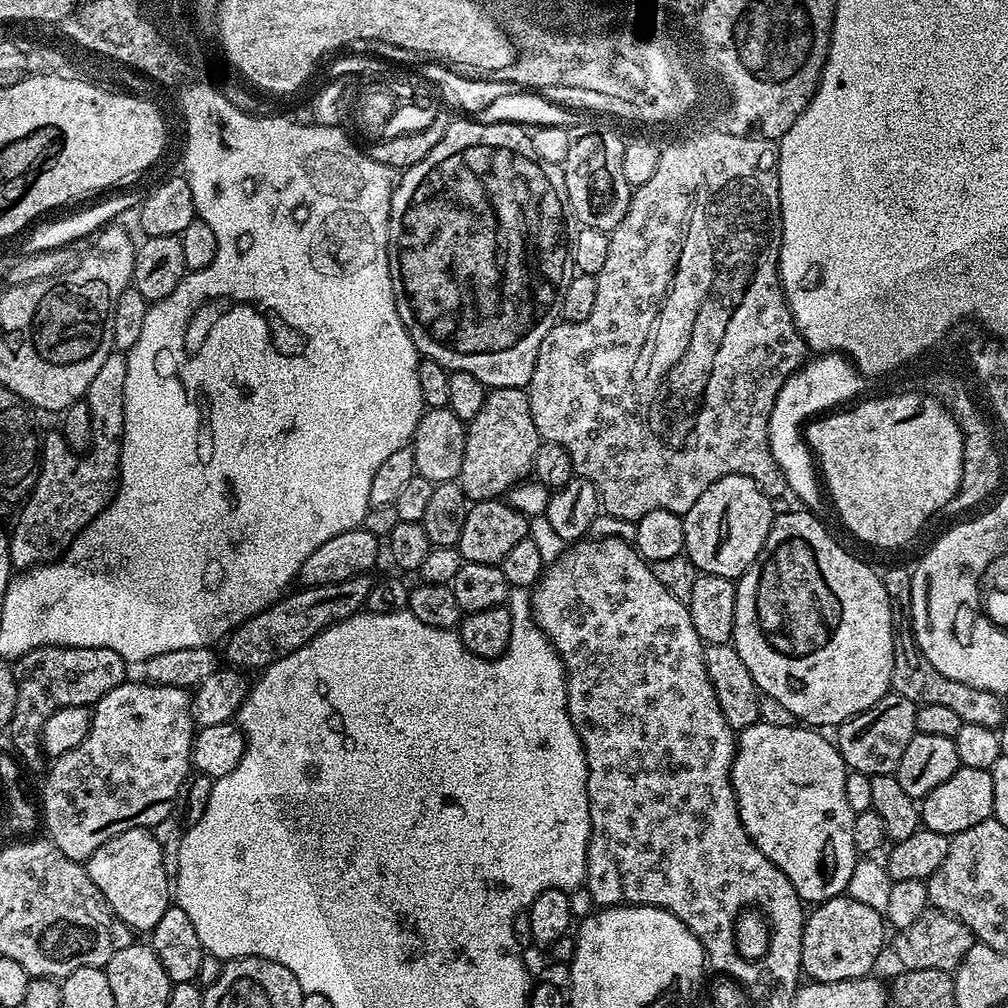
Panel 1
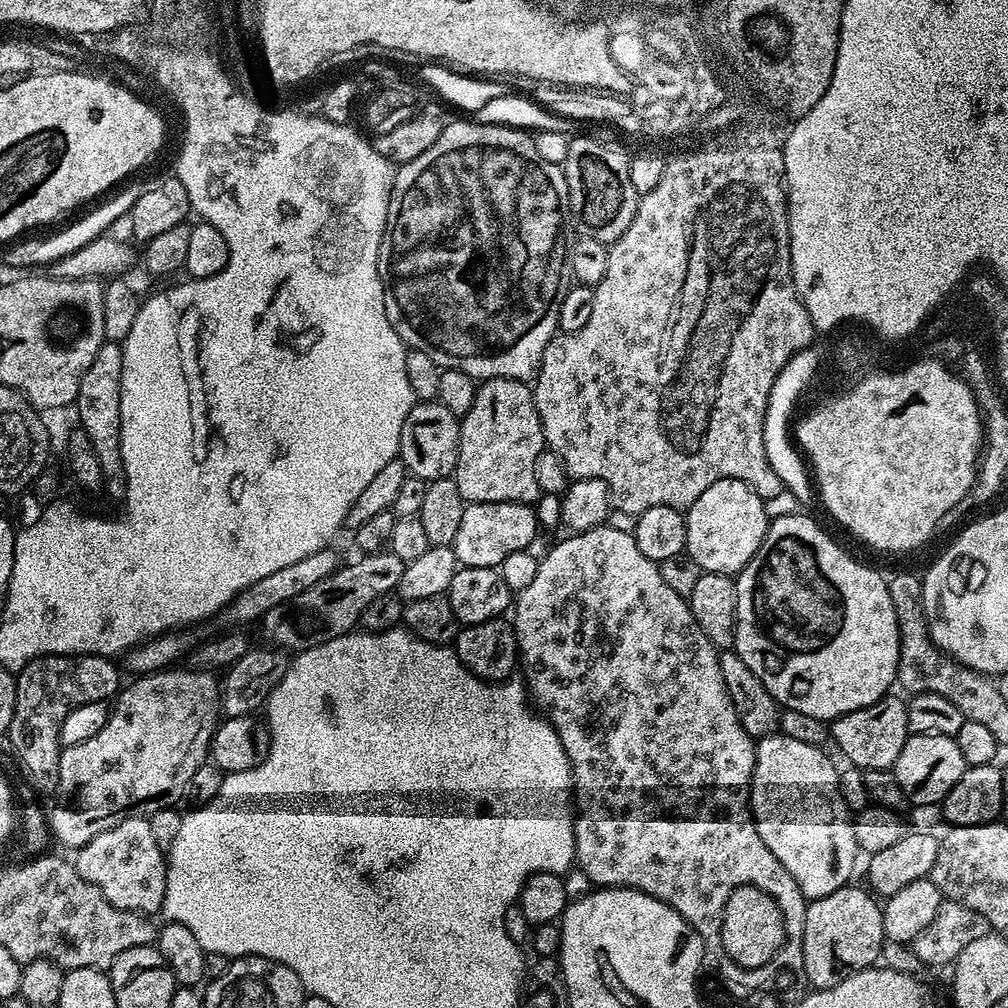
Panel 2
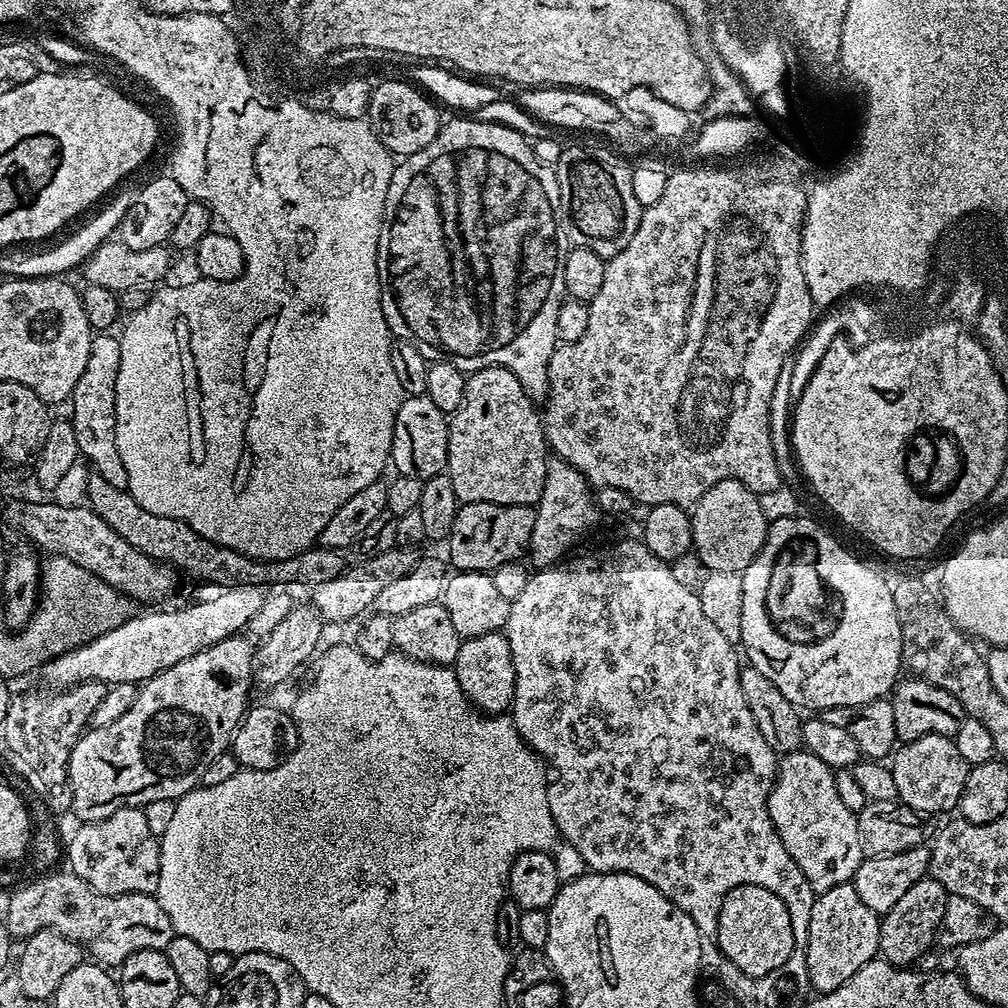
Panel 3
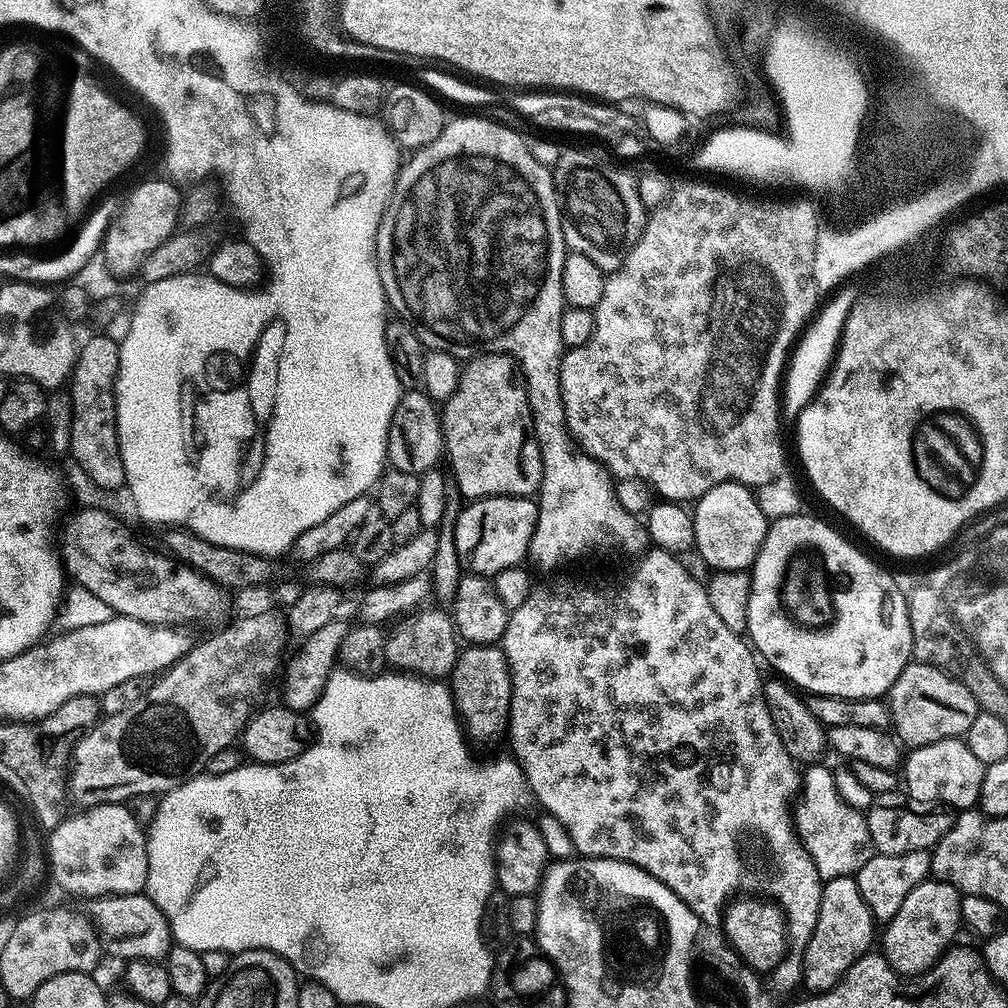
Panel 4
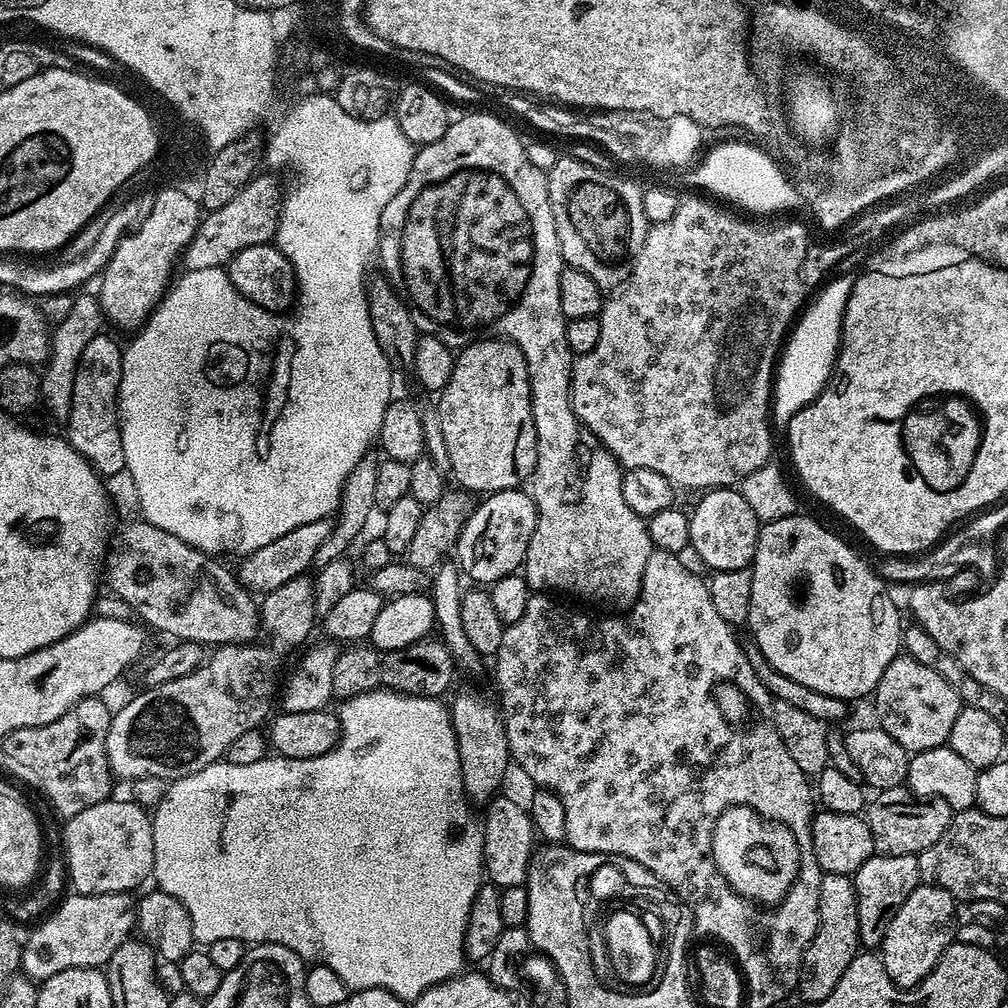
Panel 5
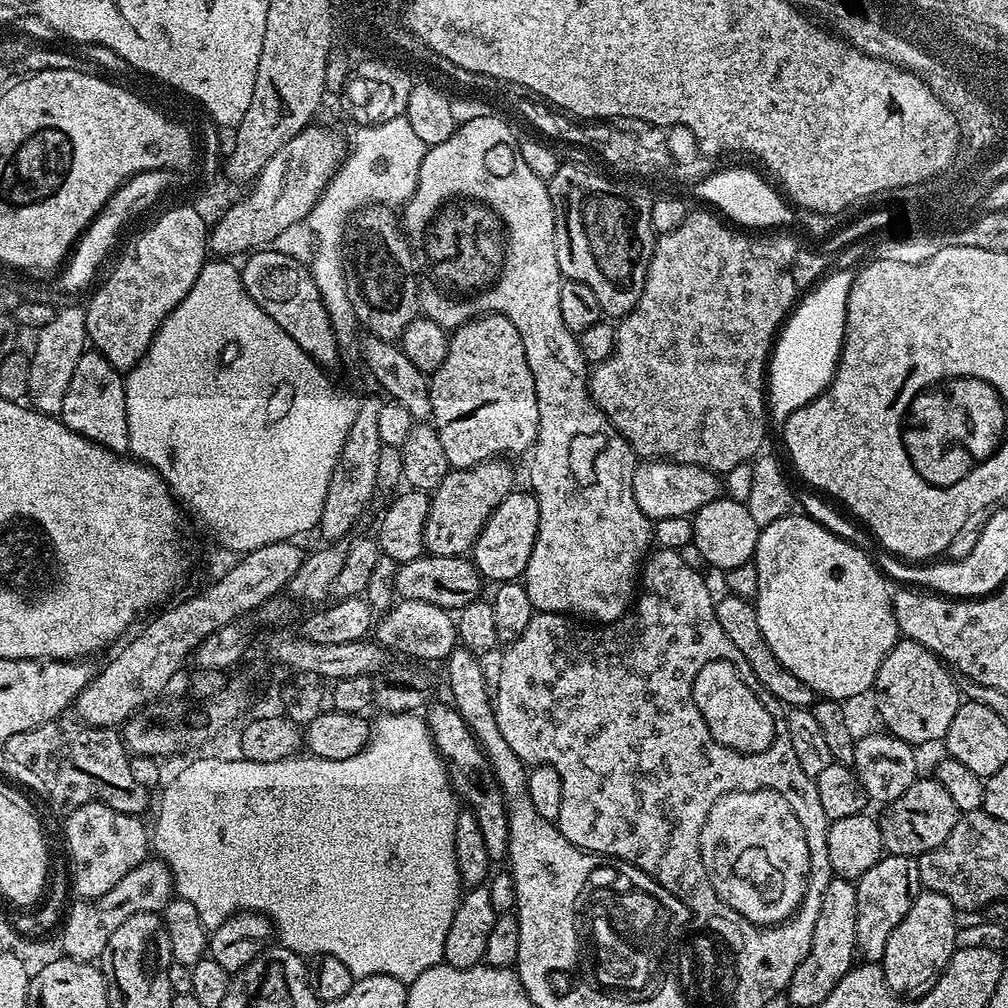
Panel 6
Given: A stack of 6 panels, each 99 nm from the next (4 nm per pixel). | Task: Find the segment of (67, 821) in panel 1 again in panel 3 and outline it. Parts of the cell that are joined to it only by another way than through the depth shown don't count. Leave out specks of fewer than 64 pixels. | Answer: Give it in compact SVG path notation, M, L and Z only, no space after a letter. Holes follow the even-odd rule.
M237 634L226 638L222 642L218 642L214 646L210 646L206 650L198 650L198 654L178 662L178 666L170 666L166 670L159 672L154 678L143 681L139 685L134 698L134 706L130 706L130 710L126 710L126 714L122 714L122 718L118 718L115 722L110 722L110 726L102 726L101 728L92 728L85 731L80 741L74 746L74 750L68 759L68 792L72 796L71 815L76 815L77 821L91 822L93 820L101 820L102 818L110 818L110 814L114 814L114 810L144 808L149 806L148 804L158 803L159 800L175 802L181 796L187 794L187 792L191 792L193 788L200 784L200 772L206 766L206 762L211 762L213 758L218 758L218 754L229 751L232 733L236 731L236 727L244 719L244 713L250 707L248 695L251 694L252 688L254 689L255 671L256 648L253 641Z

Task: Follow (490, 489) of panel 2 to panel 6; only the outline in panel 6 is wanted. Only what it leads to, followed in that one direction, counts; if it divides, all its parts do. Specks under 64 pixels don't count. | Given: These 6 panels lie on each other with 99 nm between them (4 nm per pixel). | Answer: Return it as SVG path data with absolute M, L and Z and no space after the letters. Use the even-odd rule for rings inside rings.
M485 314L455 329L448 342L446 362L442 362L438 371L431 373L429 396L432 403L430 420L438 438L442 438L442 450L446 450L446 458L453 469L473 468L484 460L513 458L519 452L527 453L535 445L538 434L538 398L526 350L522 346L522 334L518 334L510 318Z

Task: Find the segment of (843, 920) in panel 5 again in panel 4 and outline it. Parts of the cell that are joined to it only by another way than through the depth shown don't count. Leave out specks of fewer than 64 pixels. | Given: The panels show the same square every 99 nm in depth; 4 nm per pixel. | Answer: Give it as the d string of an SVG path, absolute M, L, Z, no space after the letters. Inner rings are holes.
M839 876L833 880L823 881L823 885L822 902L818 906L818 922L804 950L802 984L803 987L808 987L807 991L812 994L829 992L846 975L850 966L854 966L854 962L858 962L858 958L862 958L871 949L868 947L872 944L872 927L874 927L870 910L866 902L862 902L862 894L856 885L855 876Z

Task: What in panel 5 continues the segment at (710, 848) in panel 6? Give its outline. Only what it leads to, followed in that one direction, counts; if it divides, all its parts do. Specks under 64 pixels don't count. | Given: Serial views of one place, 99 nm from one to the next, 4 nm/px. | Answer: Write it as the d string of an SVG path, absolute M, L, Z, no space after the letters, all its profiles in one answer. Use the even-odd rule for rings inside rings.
M744 805L730 807L719 816L711 836L711 856L717 870L737 895L744 900L750 902L754 900L762 904L770 904L770 906L777 905L787 897L788 891L792 888L800 871L800 847L793 832L784 824L773 823L767 817L763 817L760 813ZM748 844L768 844L772 850L776 850L778 852L778 856L776 856L778 870L776 872L778 874L772 874L772 876L766 874L766 878L760 880L758 876L762 876L762 874L756 874L752 866L748 866L748 870L744 870L746 868L744 852L746 852Z

